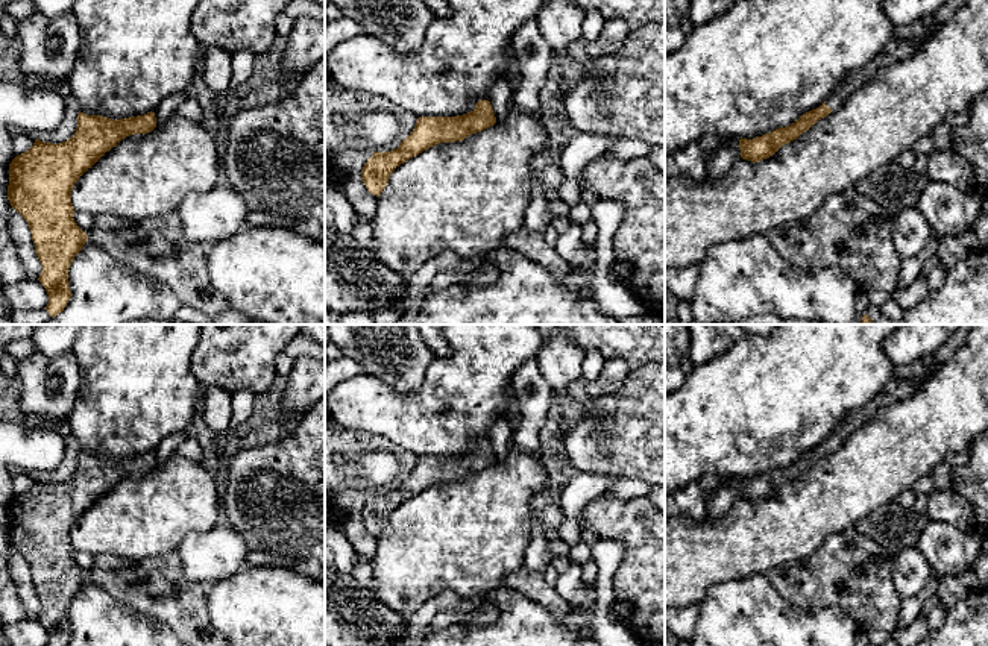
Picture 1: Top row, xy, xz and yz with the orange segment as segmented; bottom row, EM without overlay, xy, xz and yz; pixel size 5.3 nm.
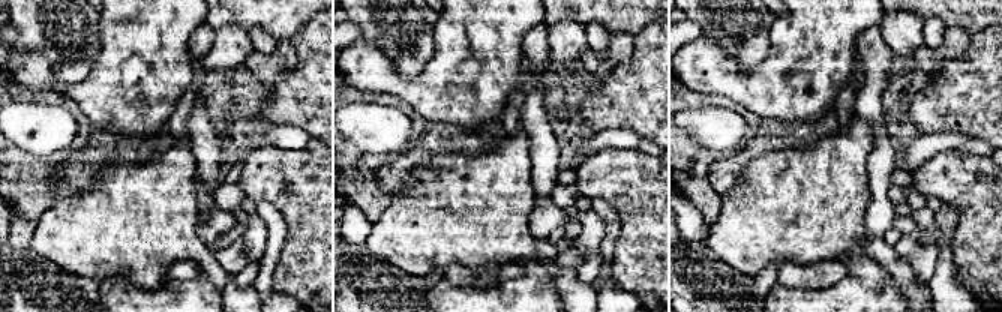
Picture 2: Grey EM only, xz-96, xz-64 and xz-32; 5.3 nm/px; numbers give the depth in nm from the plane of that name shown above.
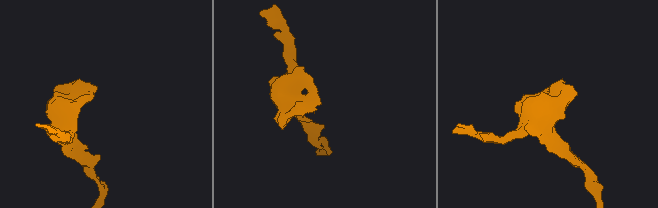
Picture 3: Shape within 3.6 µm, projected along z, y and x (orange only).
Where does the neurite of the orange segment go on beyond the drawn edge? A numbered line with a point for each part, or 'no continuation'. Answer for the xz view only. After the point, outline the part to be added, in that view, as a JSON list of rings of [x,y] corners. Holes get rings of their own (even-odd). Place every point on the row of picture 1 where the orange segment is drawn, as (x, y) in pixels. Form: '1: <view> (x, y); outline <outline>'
no continuation

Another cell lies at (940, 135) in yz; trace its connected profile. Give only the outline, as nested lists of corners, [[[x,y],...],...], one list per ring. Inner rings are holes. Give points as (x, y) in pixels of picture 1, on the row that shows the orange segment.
[[[946,121],[939,123],[930,133],[935,150],[949,150],[950,149],[950,133],[952,126]]]

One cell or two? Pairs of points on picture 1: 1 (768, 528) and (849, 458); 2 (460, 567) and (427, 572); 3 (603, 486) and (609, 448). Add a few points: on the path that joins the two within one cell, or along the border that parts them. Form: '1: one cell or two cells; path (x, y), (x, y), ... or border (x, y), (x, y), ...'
1: one cell; path (788, 519), (829, 478)
2: one cell; path (453, 567), (434, 567)
3: two cells; border (575, 470), (607, 473), (619, 479)

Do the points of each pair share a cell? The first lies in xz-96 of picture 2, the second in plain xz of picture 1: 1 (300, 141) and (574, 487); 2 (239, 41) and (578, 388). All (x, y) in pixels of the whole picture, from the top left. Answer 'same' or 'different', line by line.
1: same
2: different

